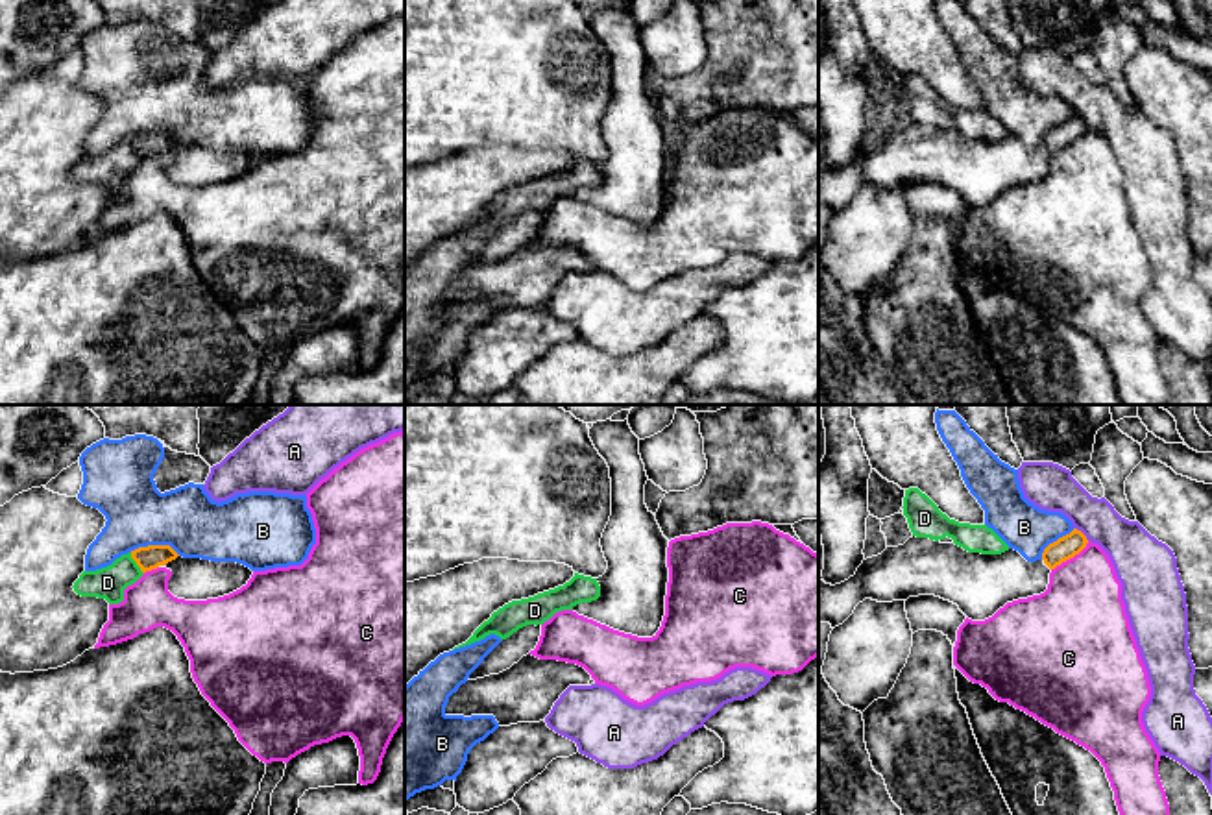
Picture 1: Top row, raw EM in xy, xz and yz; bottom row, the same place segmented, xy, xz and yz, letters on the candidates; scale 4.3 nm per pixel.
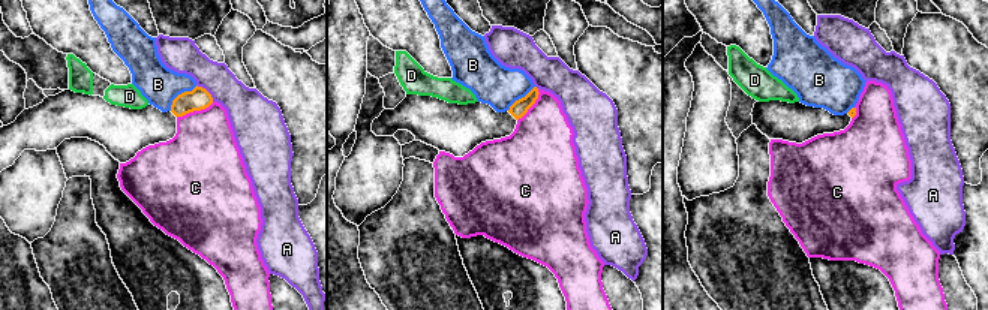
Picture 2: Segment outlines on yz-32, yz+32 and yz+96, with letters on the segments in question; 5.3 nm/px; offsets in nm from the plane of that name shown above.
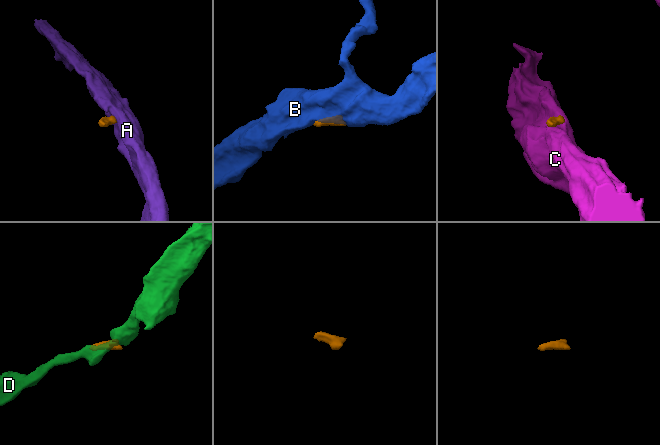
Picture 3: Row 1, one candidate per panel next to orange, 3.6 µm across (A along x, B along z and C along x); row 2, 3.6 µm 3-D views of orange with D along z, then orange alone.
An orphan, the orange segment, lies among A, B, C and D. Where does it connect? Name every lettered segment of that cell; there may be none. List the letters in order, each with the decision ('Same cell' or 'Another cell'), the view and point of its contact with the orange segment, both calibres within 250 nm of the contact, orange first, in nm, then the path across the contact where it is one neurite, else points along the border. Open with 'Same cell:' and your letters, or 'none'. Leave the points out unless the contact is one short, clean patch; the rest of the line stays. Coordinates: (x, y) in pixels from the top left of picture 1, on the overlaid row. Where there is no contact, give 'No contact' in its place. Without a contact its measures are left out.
Same cell: none
A: Another cell. Touches orange at yz (1081, 533). Thickness 100 nm (orange) against 220 nm. Boundary: yz (1074, 527), (1089, 540)
B: Another cell. Touches orange at xy (156, 546). Thickness 100 nm (orange) against 280 nm
C: Another cell. Touches orange at yz (1070, 557). Thickness 100 nm (orange) against 360 nm
D: Another cell. Touches orange at xy (137, 564). Thickness 100 nm (orange) against 140 nm. Boundary: xy (130, 553), (143, 573)

